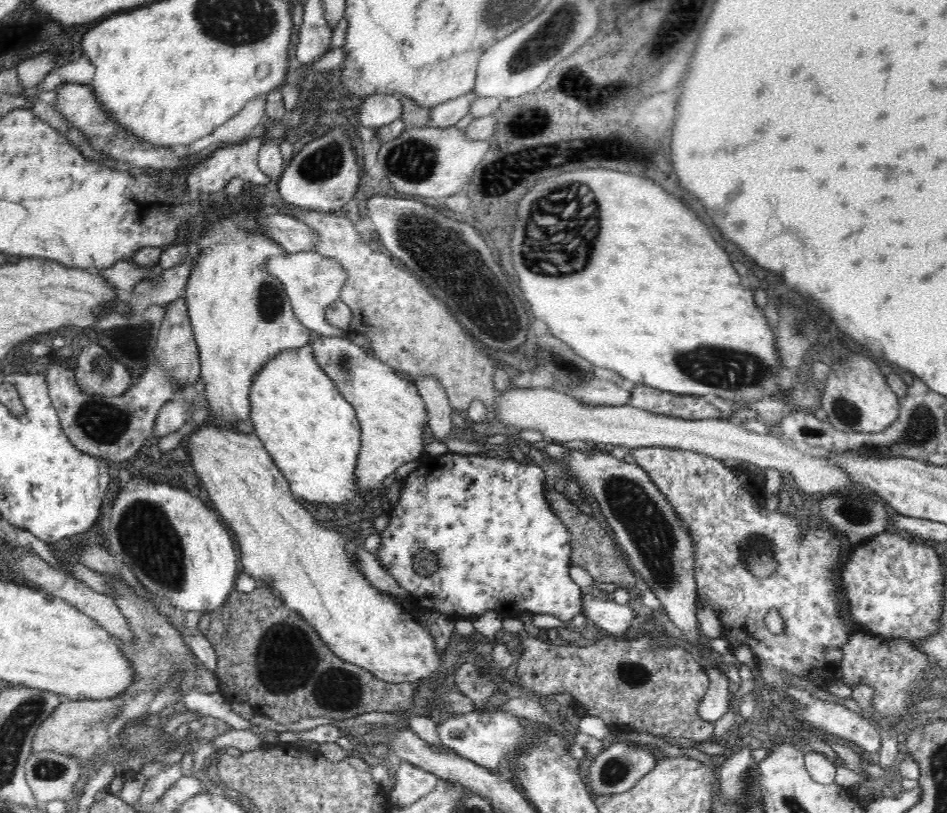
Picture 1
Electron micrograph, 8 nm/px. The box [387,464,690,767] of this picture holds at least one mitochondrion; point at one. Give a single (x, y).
(654, 536)

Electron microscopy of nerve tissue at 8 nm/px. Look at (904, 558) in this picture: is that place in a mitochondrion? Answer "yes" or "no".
no

